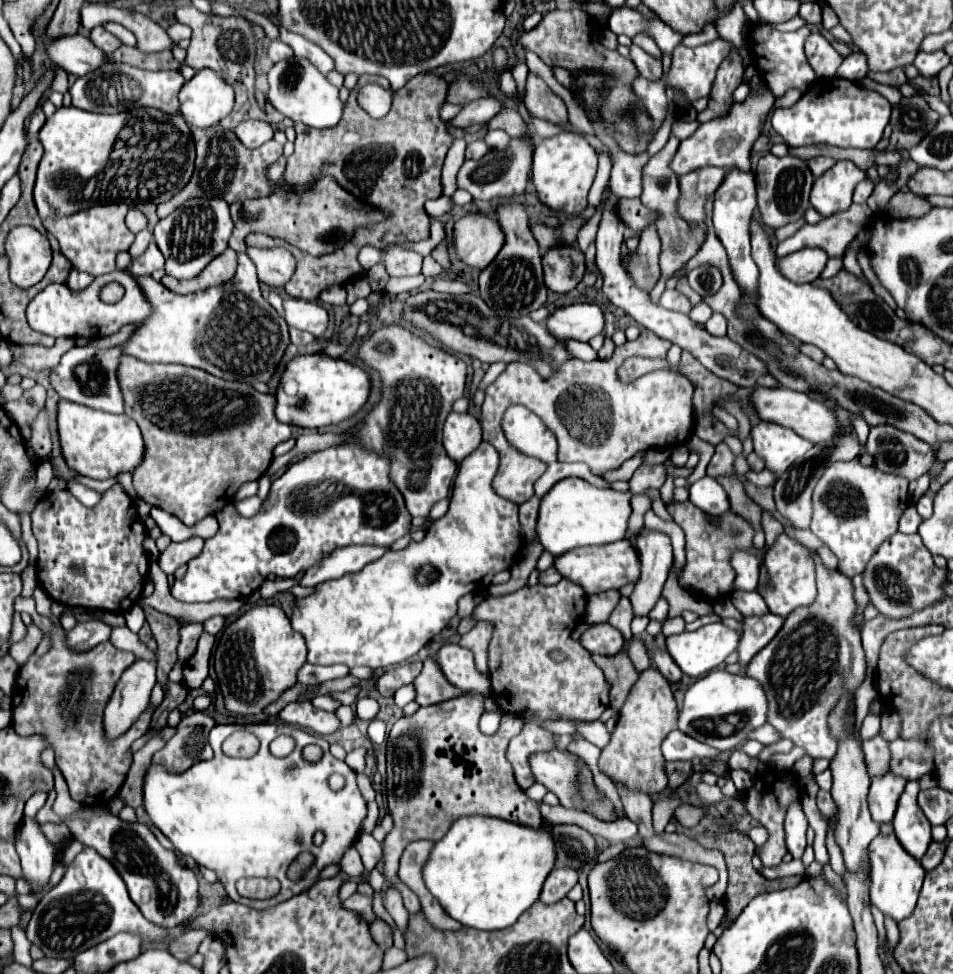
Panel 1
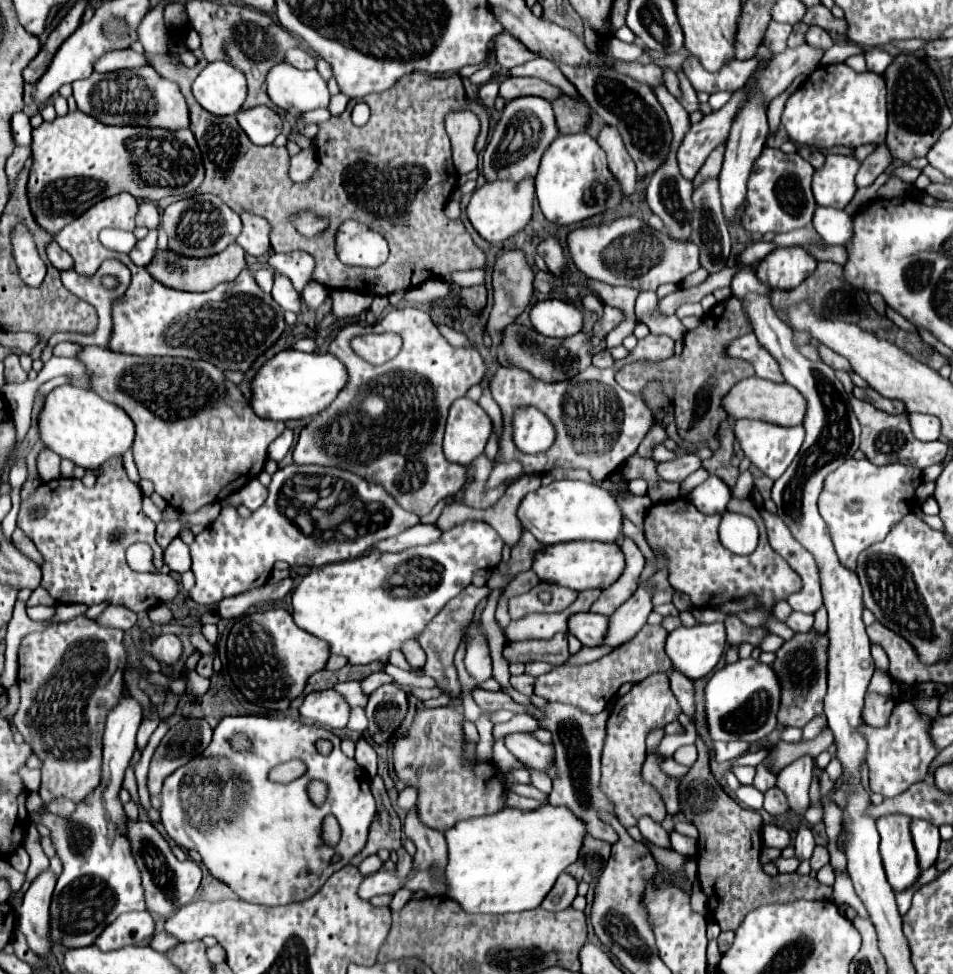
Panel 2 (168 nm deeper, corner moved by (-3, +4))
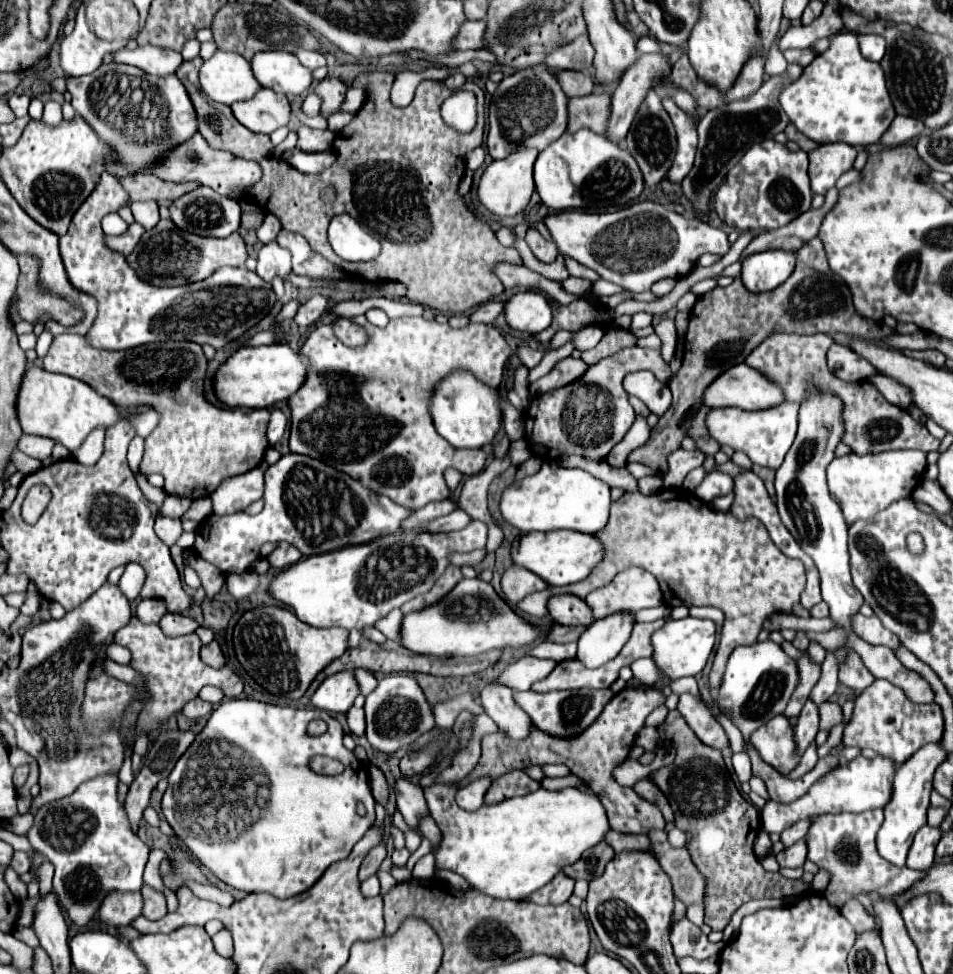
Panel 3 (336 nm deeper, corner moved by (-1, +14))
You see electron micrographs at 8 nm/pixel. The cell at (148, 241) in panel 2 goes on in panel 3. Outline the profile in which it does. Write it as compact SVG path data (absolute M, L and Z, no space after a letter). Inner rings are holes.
M131 223L129 229L127 229L123 235L119 235L119 237L109 237L109 235L107 235L105 241L109 241L109 249L117 249L117 251L129 255L129 253L137 247L137 243L139 243L139 239L141 239L143 233L145 233L143 225Z

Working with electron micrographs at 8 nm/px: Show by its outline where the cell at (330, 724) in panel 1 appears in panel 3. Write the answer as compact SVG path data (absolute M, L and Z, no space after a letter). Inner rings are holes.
M335 673L317 687L311 695L311 705L329 713L347 713L357 695L359 687L353 673Z

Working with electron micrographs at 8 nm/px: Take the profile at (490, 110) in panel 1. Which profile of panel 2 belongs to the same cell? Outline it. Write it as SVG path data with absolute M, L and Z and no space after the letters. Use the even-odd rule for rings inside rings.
M507 77L501 81L499 95L503 95L507 101L521 97L521 95L539 95L549 101L555 101L555 99L563 97L563 91L537 77Z

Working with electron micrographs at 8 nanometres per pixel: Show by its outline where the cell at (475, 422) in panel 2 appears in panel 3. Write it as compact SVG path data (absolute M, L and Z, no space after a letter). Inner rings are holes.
M453 373L435 391L431 401L431 417L437 433L457 449L477 449L491 443L501 429L501 411L497 391L477 381L471 373Z

